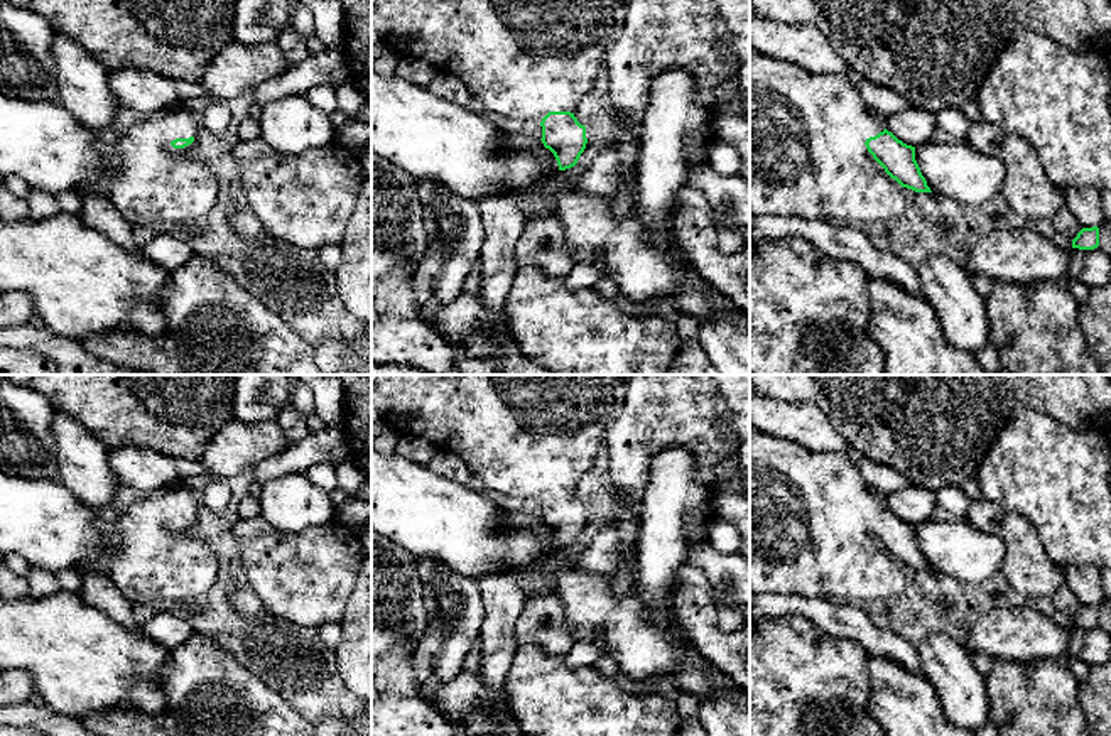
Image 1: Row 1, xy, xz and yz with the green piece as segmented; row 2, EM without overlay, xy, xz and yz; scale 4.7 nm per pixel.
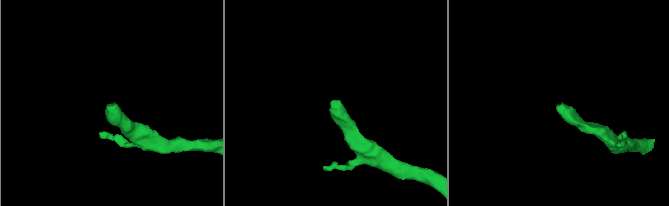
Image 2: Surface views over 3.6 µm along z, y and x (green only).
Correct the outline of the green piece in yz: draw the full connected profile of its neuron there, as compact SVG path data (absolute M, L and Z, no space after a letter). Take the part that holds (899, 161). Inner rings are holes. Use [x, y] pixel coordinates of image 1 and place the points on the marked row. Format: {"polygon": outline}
{"polygon": "M750 46L750 216L864 226L902 216L905 187L932 192L915 160L915 147L886 130L848 78L810 74Z"}

